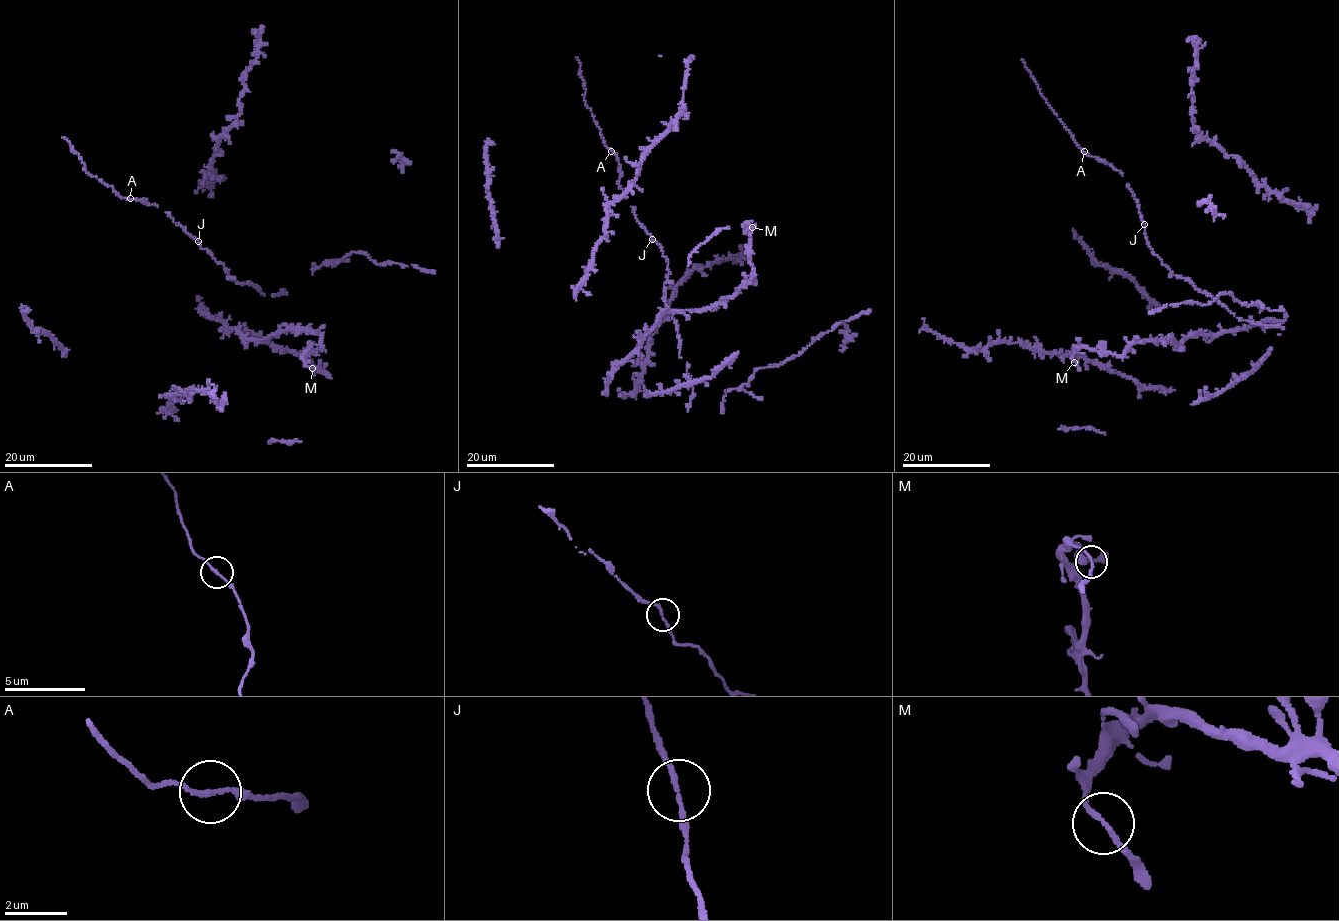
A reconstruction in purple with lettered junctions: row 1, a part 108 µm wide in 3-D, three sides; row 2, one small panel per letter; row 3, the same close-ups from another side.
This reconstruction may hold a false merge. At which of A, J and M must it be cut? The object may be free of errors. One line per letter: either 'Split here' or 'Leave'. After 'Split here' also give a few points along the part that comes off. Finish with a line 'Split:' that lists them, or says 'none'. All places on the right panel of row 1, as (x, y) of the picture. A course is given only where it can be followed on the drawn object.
A: Leave
J: Leave
M: Leave
Split: none

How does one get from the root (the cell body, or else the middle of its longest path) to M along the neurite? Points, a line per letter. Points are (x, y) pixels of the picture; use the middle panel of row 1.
M: (605, 393), (607, 377), (664, 313), (720, 304), (753, 278), (744, 225), (752, 228)

